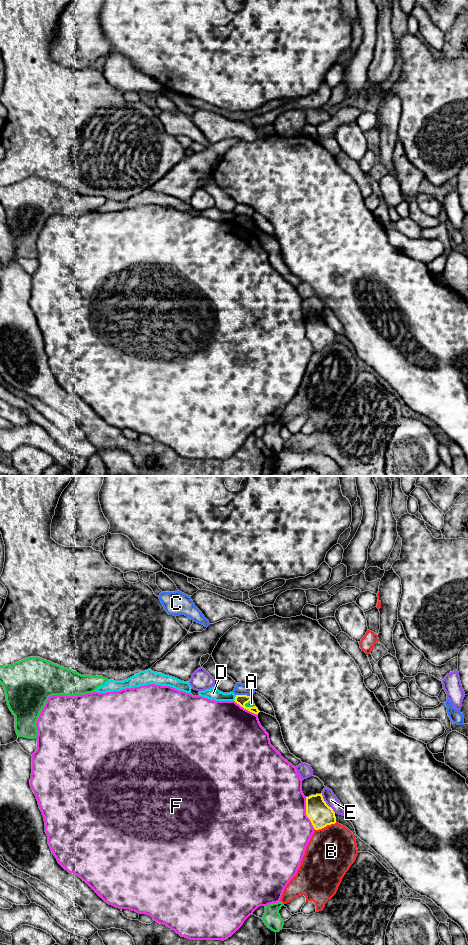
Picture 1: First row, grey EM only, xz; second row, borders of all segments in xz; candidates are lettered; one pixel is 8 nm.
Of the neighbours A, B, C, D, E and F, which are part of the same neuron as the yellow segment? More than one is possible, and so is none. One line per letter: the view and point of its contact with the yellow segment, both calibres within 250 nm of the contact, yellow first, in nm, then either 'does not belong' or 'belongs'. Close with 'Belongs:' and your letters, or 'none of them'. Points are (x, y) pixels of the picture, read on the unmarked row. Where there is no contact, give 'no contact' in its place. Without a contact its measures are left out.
A: contact xz (246, 222); calibres 80 and 50 nm; does not belong
B: contact xz (325, 346); calibres 190 and 400 nm; does not belong
C: contact xz (244, 215); calibres 80 and 100 nm; does not belong
D: contact xz (235, 218); calibres 80 and 100 nm; does not belong
E: contact xz (325, 323); calibres 190 and 100 nm; does not belong
F: contact xz (306, 333); calibres 190 and 500 nm; does not belong
Belongs: none of them

